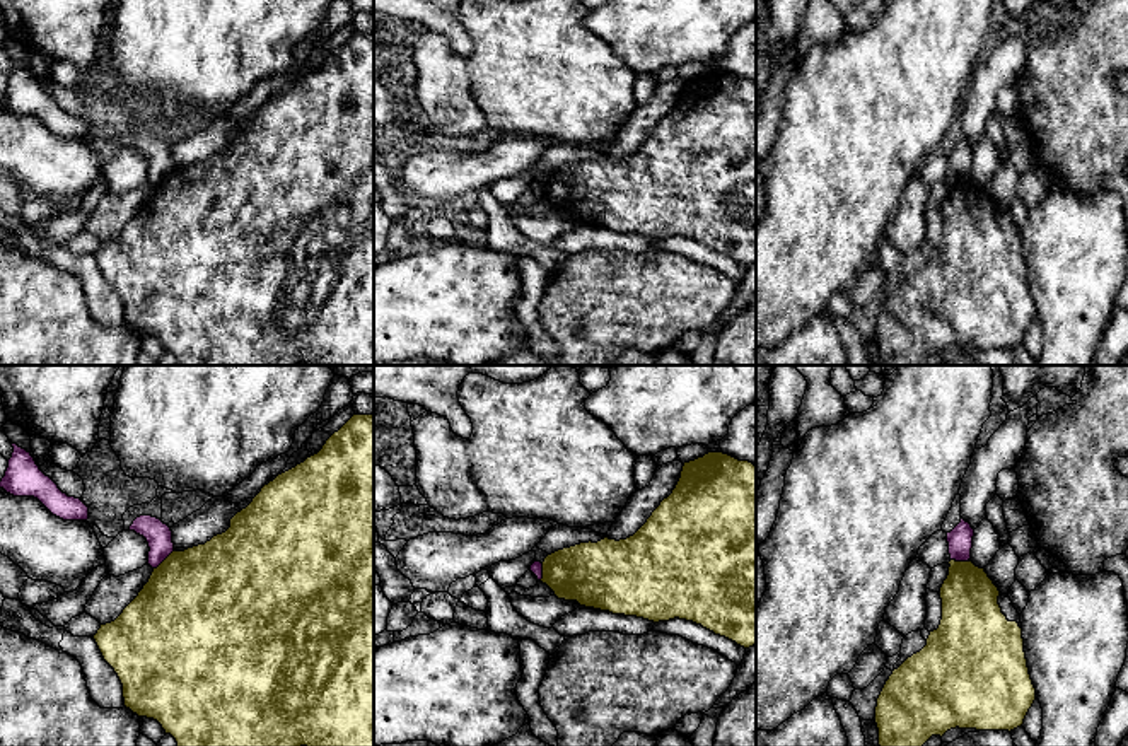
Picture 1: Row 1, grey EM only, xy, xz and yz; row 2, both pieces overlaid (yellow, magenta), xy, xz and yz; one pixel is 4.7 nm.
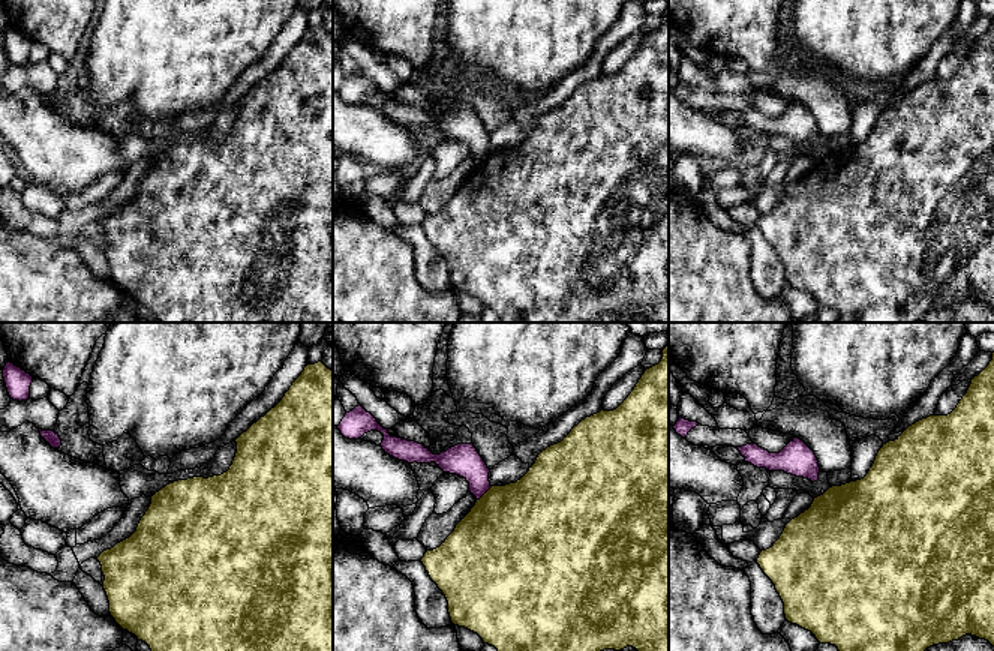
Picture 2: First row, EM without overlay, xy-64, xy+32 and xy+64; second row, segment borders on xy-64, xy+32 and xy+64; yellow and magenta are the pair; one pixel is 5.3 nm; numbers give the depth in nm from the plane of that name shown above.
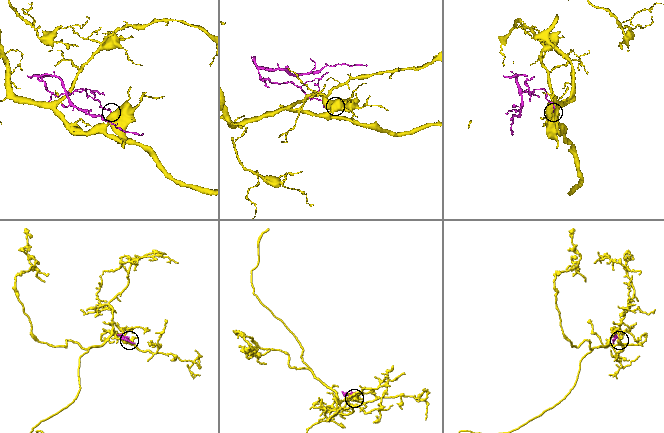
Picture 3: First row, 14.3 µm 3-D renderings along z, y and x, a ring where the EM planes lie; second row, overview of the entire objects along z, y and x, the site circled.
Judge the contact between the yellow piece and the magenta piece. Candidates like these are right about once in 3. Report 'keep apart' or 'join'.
keep apart

